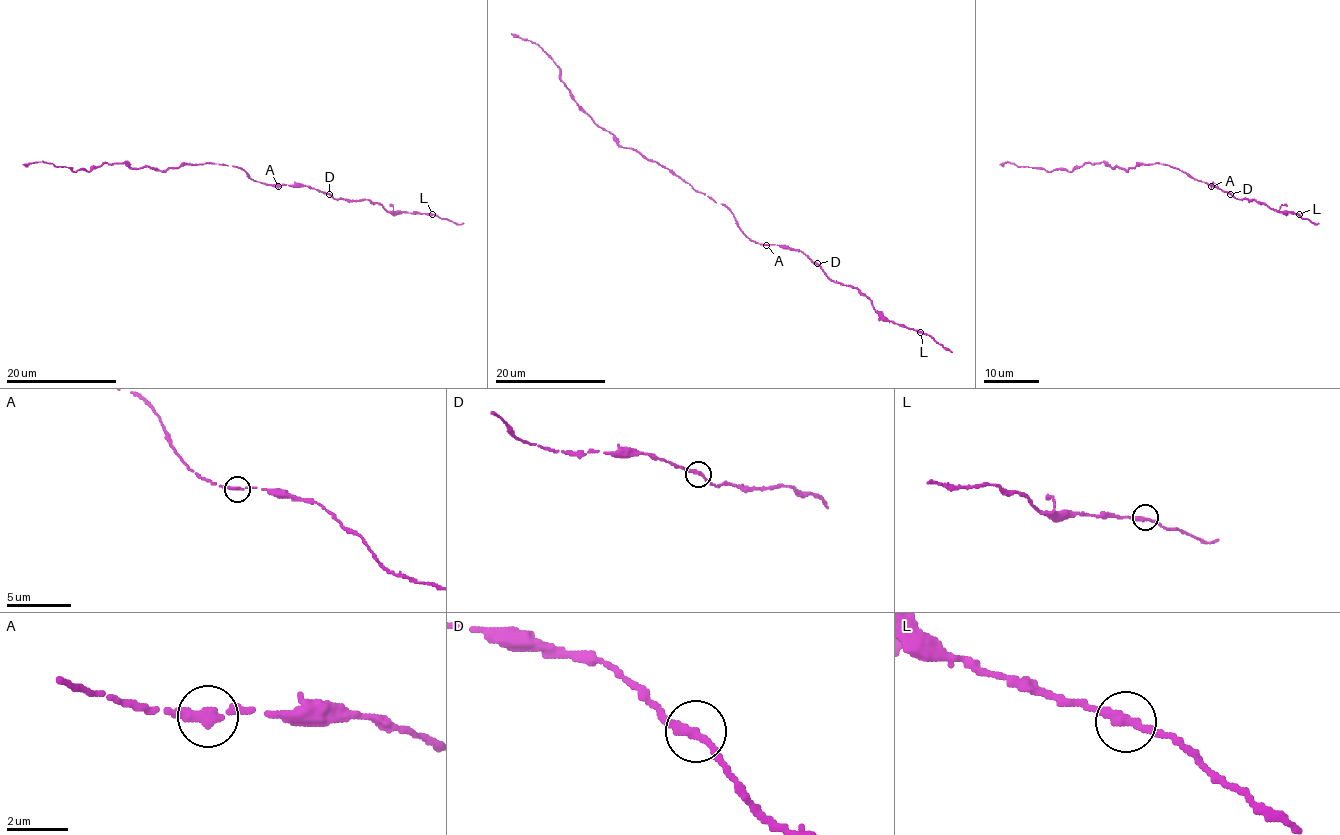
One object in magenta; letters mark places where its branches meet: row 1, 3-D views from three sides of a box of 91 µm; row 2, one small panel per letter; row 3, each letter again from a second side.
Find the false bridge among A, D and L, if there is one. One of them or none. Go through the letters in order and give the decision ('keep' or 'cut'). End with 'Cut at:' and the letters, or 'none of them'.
A: keep
D: keep
L: keep
Cut at: none of them

